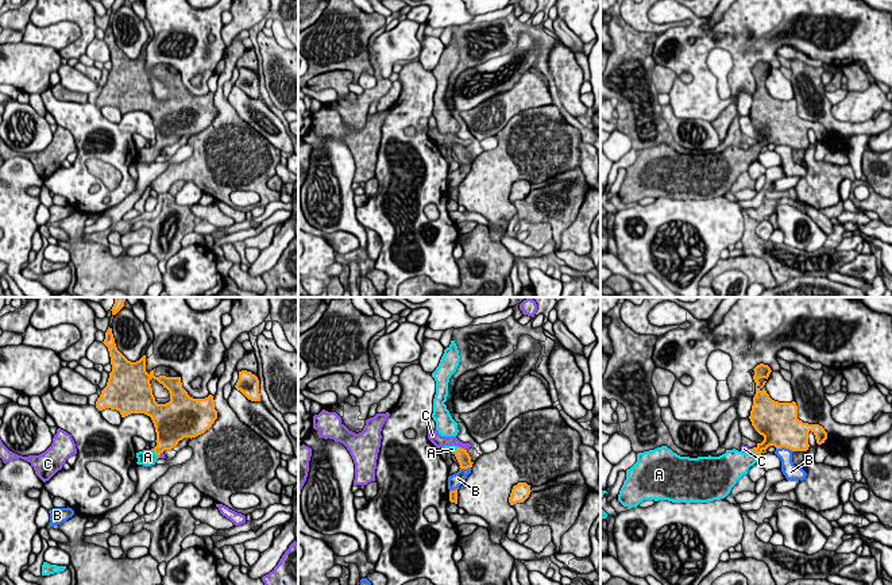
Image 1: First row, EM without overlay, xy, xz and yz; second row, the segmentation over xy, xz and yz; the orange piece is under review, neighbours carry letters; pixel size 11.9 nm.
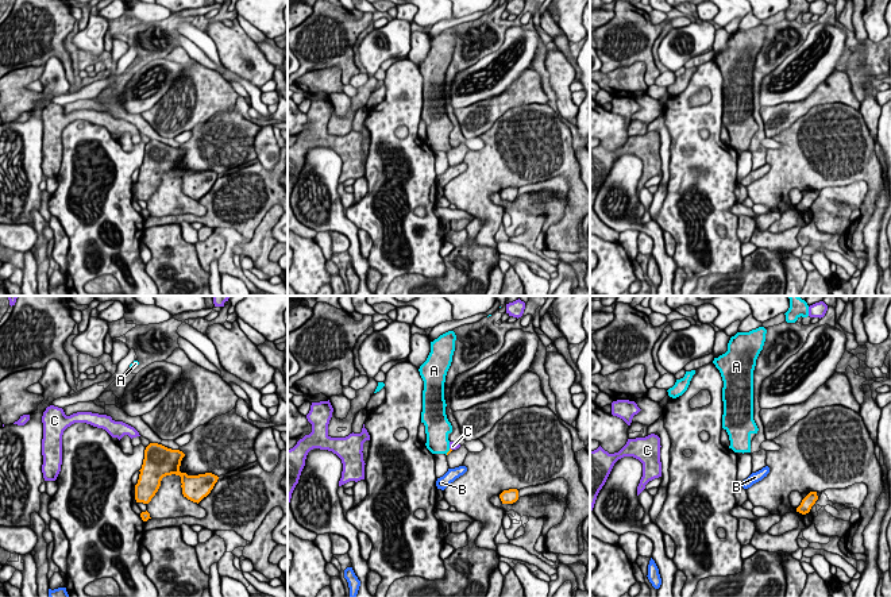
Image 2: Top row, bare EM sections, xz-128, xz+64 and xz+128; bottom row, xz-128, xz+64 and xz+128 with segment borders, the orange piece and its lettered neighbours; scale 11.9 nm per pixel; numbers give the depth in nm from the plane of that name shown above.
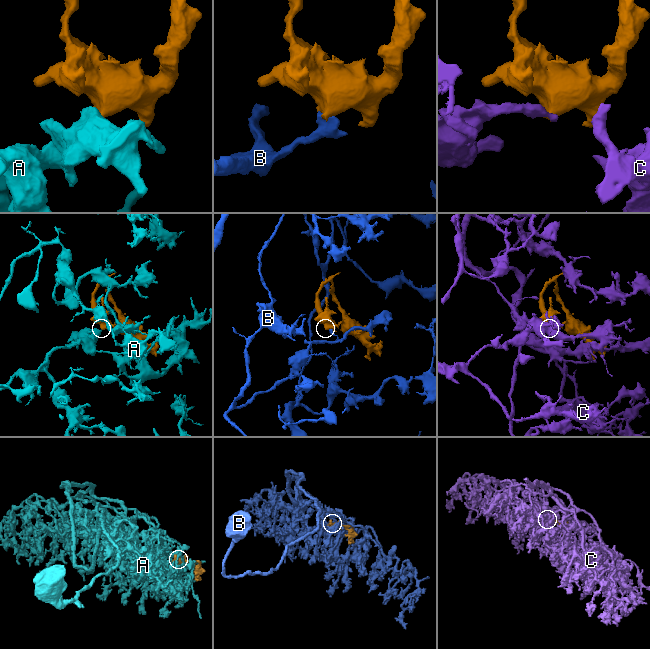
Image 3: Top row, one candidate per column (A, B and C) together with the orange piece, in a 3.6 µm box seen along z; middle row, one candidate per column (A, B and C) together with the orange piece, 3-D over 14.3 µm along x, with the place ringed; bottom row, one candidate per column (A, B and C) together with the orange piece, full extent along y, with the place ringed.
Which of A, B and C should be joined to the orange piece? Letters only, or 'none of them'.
A

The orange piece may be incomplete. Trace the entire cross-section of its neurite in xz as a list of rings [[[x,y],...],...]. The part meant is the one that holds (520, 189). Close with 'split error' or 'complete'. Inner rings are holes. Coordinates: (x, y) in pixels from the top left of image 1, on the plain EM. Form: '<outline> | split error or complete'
[[[518,180],[511,186],[509,195],[510,203],[514,203],[517,200],[524,200],[529,195],[530,189],[532,189],[530,182],[528,182],[526,180]]] | complete

